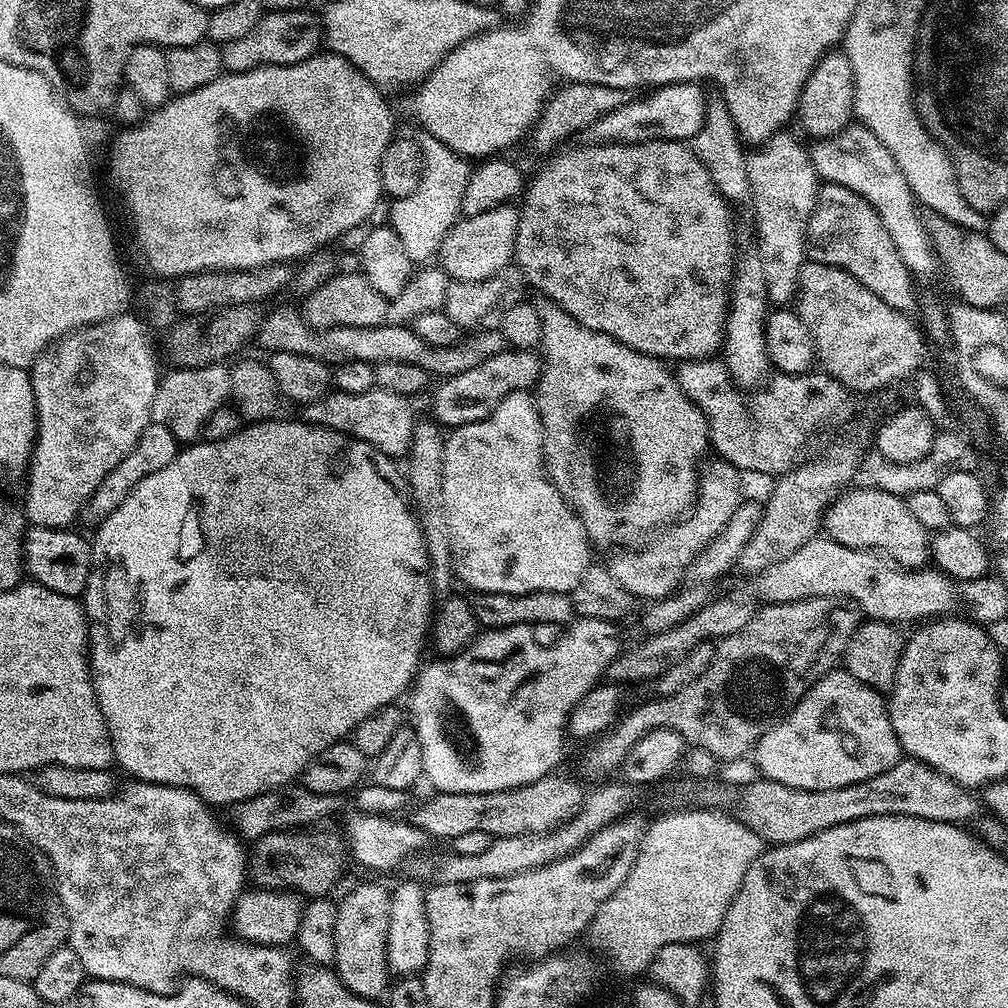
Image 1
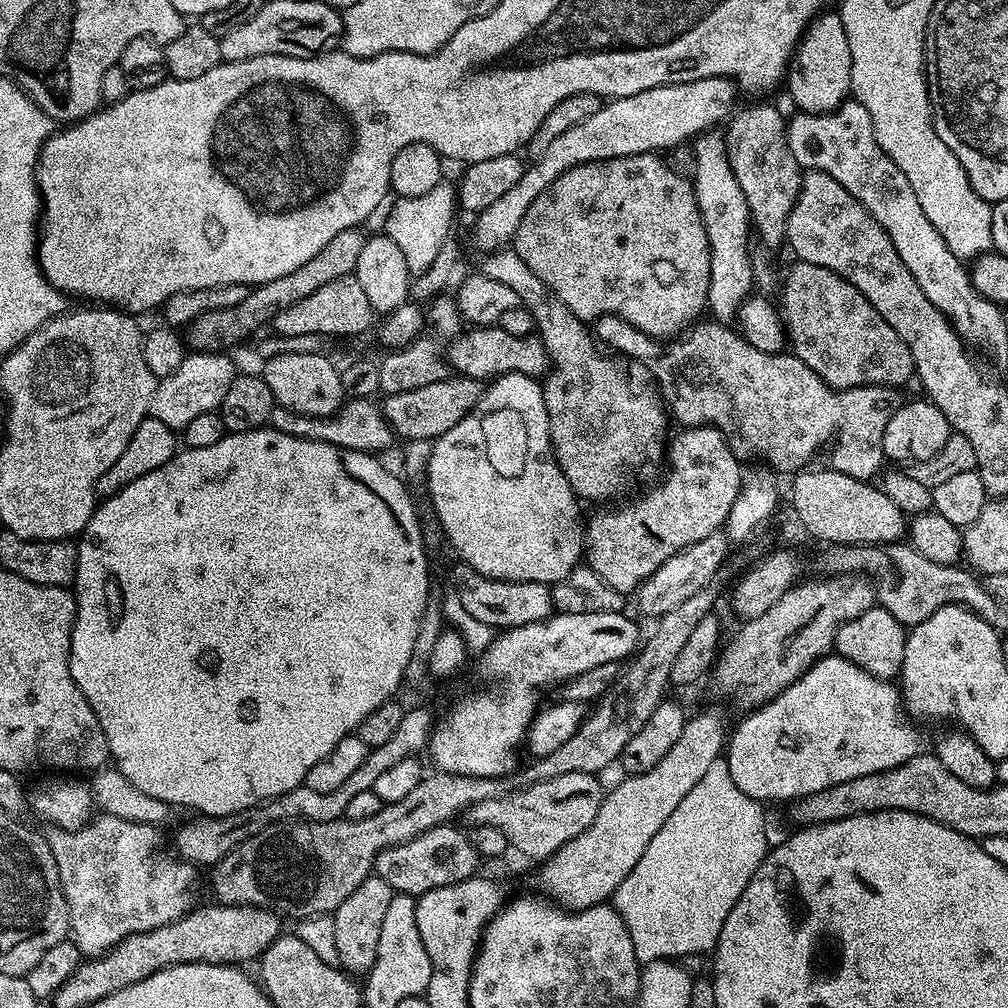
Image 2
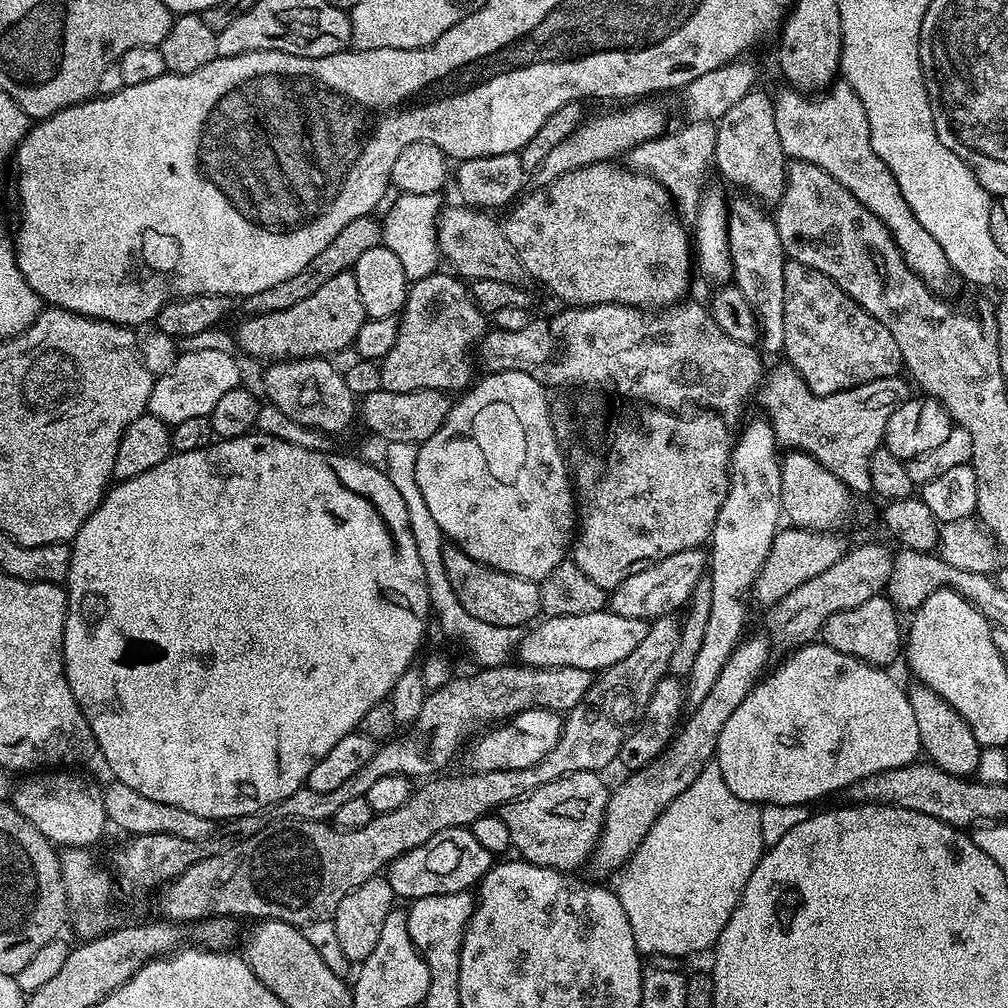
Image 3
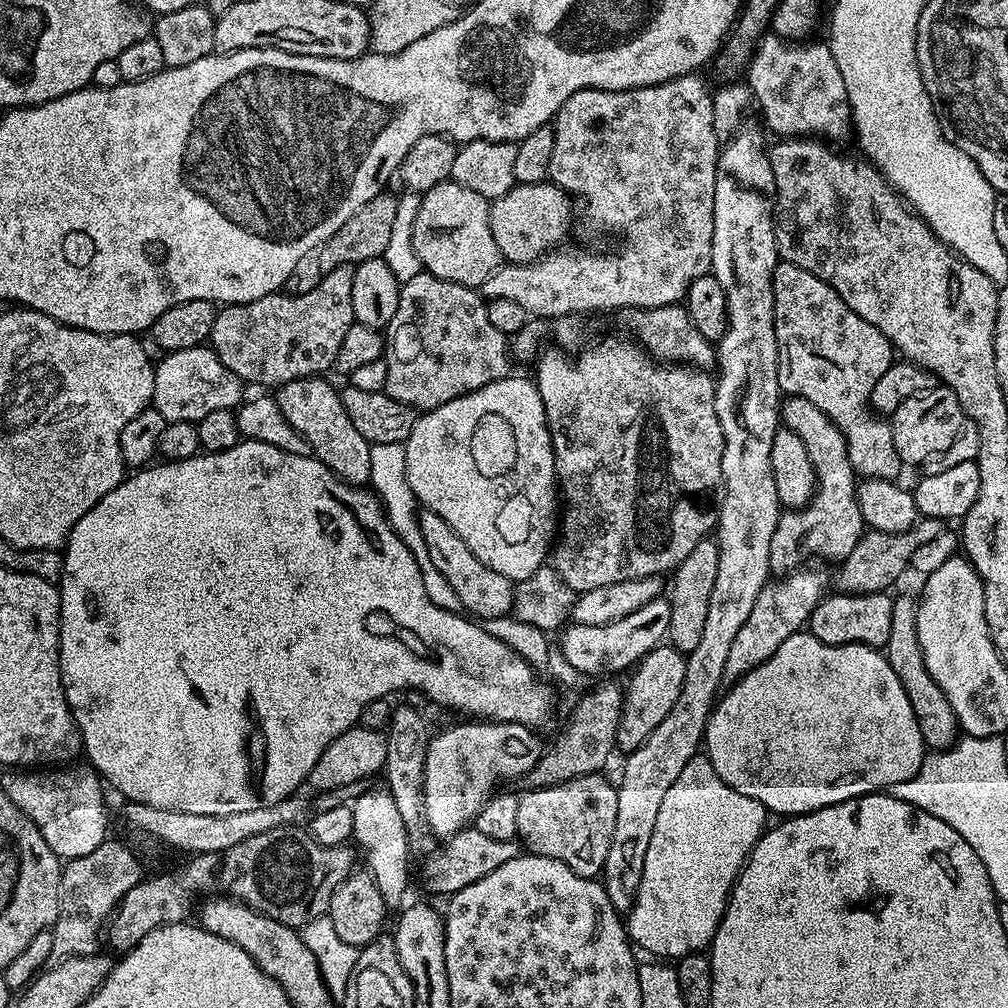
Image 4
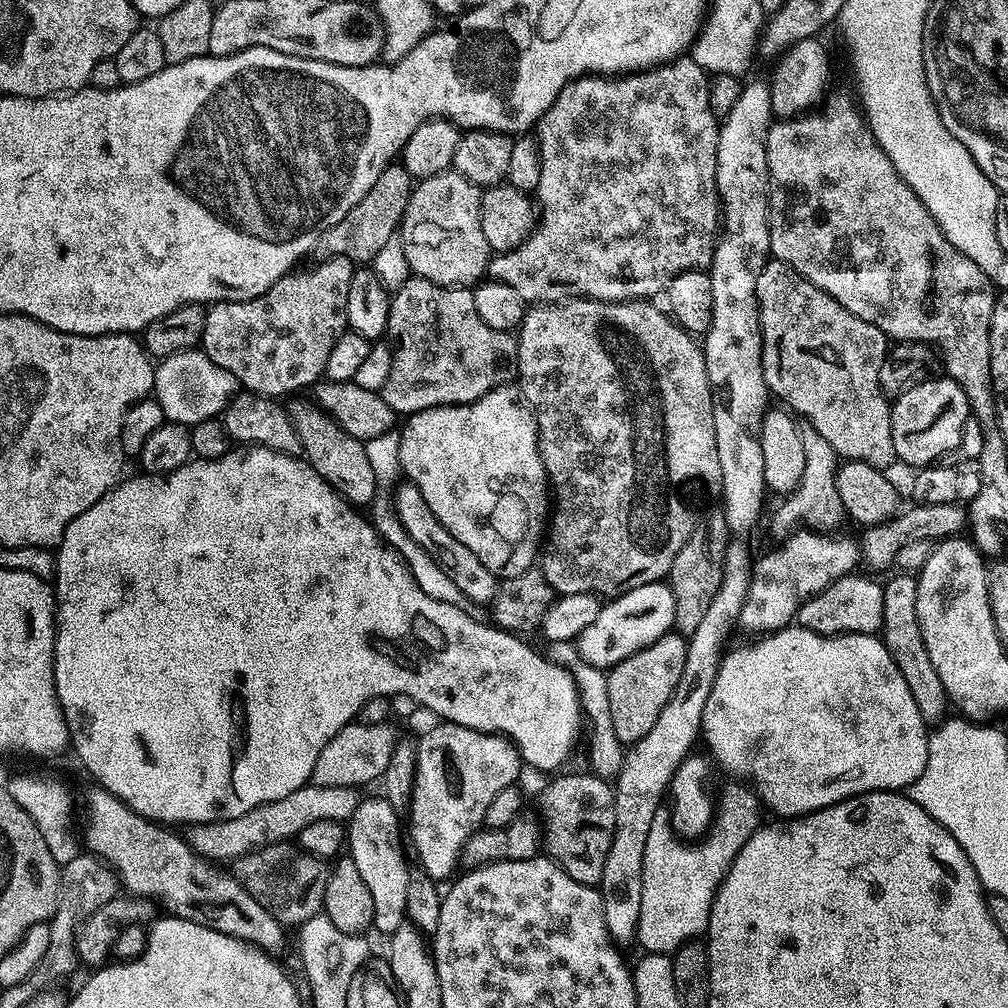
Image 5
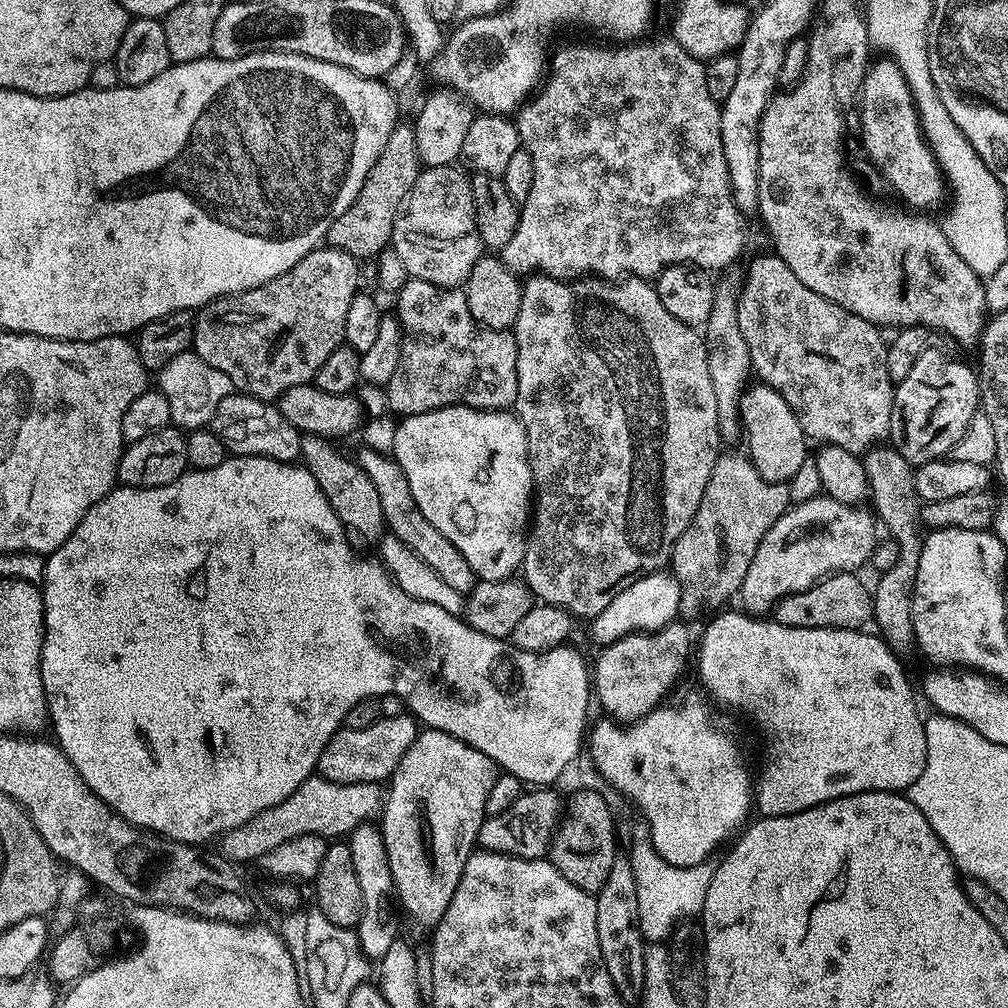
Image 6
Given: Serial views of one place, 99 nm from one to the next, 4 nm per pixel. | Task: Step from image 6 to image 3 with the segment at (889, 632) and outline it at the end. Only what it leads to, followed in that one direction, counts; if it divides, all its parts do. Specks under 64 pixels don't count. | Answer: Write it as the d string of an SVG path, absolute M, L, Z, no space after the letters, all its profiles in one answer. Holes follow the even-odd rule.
M912 682L912 685L907 685L906 691L910 710L914 710L923 755L944 772L965 778L971 777L979 769L982 745L974 738L966 718L962 718L962 714L958 714L958 710L954 710L954 706L950 706L950 702L942 698L942 694L930 690L930 686Z

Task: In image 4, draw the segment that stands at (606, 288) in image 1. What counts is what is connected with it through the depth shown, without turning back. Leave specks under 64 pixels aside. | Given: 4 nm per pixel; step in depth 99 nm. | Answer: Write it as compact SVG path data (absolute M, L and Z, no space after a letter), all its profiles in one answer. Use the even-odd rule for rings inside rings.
M513 184L502 198L488 206L490 234L498 242L501 257L510 264L531 264L541 256L561 247L572 224L573 197L563 192L557 184Z

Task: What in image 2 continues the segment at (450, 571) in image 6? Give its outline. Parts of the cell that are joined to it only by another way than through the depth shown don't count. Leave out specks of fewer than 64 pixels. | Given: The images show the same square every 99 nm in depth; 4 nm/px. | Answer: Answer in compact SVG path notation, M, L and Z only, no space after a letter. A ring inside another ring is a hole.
M457 563L452 572L451 587L458 594L458 602L478 622L490 626L493 630L507 630L518 626L530 626L553 615L552 589L542 582L510 582L509 580L491 580L469 564Z

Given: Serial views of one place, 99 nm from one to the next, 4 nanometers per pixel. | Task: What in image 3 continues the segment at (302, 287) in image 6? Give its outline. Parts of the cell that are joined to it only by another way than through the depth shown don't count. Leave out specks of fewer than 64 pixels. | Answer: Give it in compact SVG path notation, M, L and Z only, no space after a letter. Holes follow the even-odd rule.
M355 271L343 272L287 310L274 310L252 314L240 324L236 332L236 344L248 356L263 362L277 360L307 360L324 358L328 352L340 352L353 347L358 330L366 319L362 298L358 295Z

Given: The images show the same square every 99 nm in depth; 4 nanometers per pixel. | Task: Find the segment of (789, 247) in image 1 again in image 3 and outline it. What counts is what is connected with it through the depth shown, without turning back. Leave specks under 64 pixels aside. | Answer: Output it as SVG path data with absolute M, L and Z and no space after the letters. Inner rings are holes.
M760 91L748 92L746 98L739 100L733 108L726 110L726 114L722 114L720 120L715 121L714 168L730 183L738 184L742 187L739 189L747 190L753 197L764 202L776 202L784 193L786 157L774 126L773 97Z

